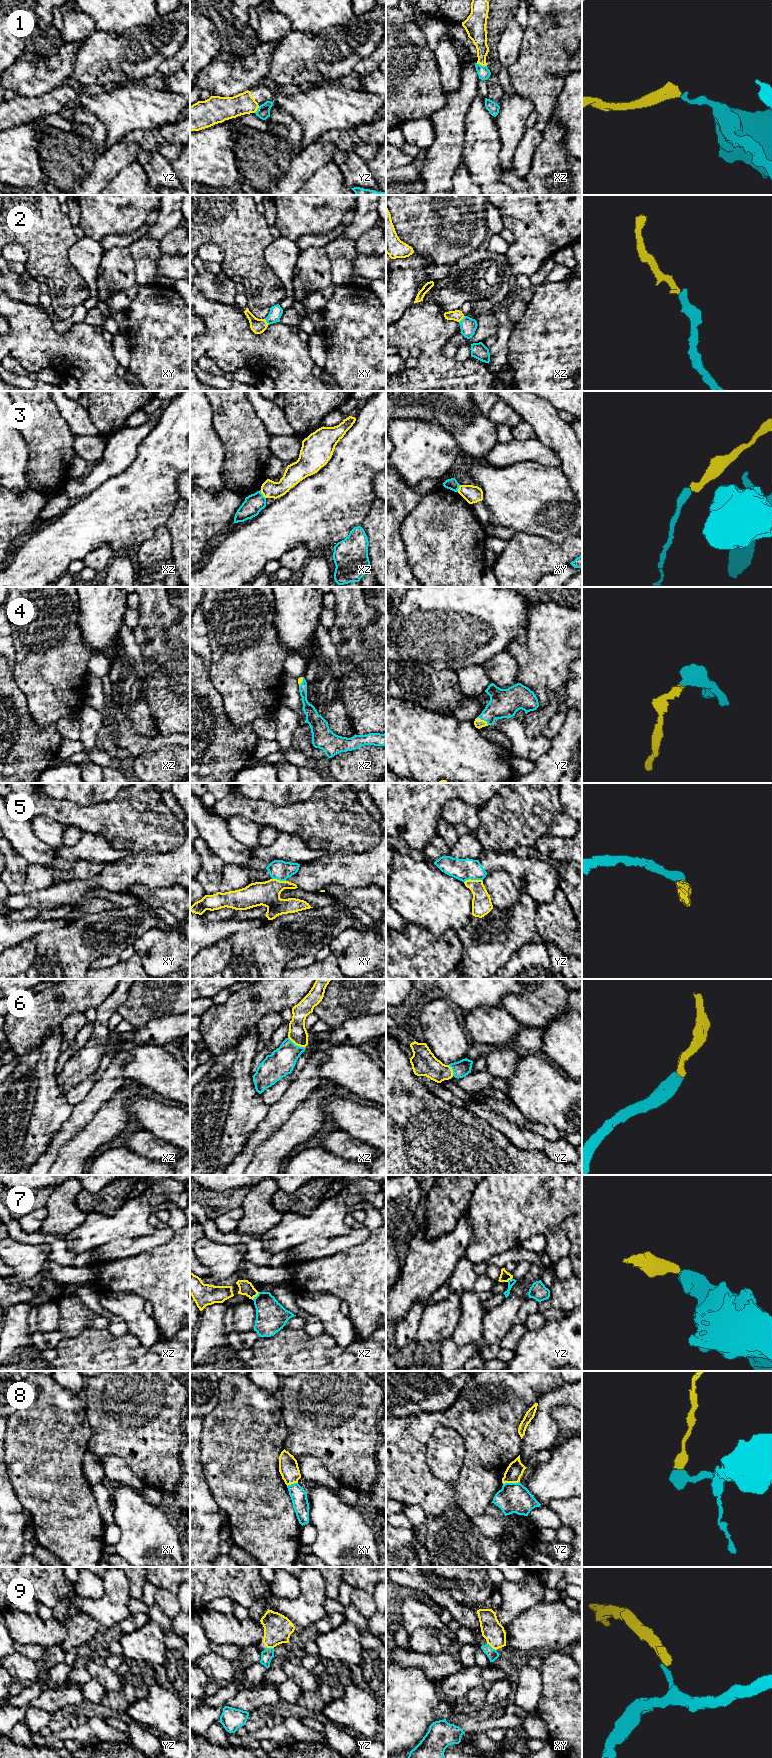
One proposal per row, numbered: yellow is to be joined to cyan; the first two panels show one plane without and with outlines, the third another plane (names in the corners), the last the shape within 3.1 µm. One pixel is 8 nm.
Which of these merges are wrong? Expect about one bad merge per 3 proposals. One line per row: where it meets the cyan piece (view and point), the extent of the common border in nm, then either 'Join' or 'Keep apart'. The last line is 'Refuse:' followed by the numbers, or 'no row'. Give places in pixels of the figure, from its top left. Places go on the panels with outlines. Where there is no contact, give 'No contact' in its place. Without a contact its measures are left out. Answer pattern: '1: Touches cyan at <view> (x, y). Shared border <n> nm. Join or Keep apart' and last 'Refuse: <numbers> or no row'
1: Touches cyan at xz (481, 65). Shared border 90 nm. Keep apart
2: Touches cyan at xz (462, 319). Shared border 80 nm. Join
3: Touches cyan at xz (262, 494). Shared border 80 nm. Keep apart
4: Touches cyan at yz (483, 719). Shared border 110 nm. Join
5: Touches cyan at yz (473, 879). Shared border 150 nm. Keep apart
6: Touches cyan at xz (296, 1045). Shared border 160 nm. Join
7: Touches cyan at xz (256, 1296). Shared border 90 nm. Keep apart
8: Touches cyan at yz (511, 1483). Shared border 140 nm. Keep apart
9: Touches cyan at xy (490, 1646). Shared border 90 nm. Keep apart
Refuse: 1, 3, 5, 7, 8, 9

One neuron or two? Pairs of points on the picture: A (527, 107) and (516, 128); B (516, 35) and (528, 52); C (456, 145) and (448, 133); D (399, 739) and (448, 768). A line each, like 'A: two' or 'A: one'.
A: one
B: two
C: one
D: one

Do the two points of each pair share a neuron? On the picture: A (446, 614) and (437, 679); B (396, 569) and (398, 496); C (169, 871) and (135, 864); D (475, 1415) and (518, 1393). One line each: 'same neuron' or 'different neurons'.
A: different neurons
B: same neuron
C: same neuron
D: same neuron

